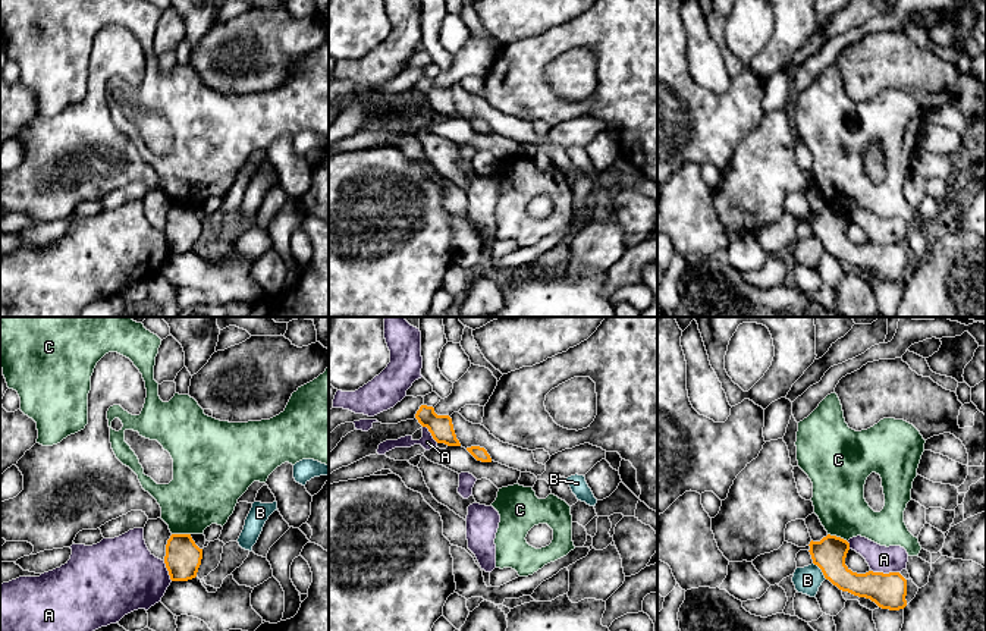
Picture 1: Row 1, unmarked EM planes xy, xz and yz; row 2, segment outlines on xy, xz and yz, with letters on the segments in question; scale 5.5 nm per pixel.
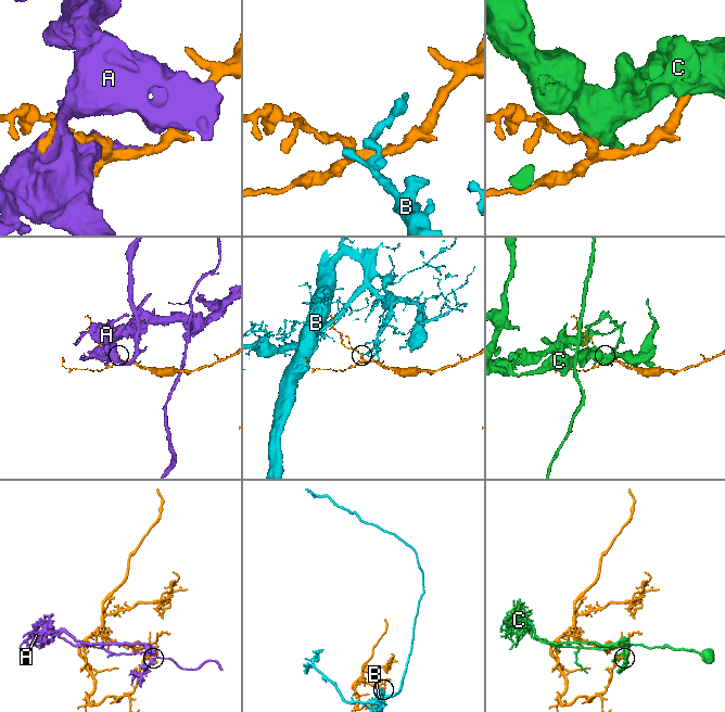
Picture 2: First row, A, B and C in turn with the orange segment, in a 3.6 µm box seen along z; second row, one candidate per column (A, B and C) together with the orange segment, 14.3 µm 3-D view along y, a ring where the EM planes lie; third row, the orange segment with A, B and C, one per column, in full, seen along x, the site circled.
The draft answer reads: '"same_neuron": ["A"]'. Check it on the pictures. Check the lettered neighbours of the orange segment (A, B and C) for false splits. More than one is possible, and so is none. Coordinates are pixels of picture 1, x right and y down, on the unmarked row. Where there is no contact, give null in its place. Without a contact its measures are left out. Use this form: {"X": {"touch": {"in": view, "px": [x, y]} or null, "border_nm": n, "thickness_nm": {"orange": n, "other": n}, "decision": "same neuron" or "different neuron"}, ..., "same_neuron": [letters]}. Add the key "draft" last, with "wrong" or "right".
{"A": {"touch": {"in": "yz", "px": [885, 245]}, "border_nm": 150, "thickness_nm": {"orange": 190, "other": 140}, "decision": "different neuron"}, "B": {"touch": {"in": "yz", "px": [822, 242]}, "border_nm": 120, "thickness_nm": {"orange": 180, "other": 150}, "decision": "different neuron"}, "C": {"touch": {"in": "yz", "px": [838, 209]}, "border_nm": 120, "thickness_nm": {"orange": 180, "other": 280}, "decision": "different neuron"}, "same_neuron": [], "draft": "wrong"}

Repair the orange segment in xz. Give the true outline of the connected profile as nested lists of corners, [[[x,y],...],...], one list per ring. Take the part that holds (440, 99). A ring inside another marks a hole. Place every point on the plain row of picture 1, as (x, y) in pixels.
[[[421,76],[415,85],[415,90],[423,98],[428,100],[437,114],[461,117],[449,87],[437,87],[433,78]]]

